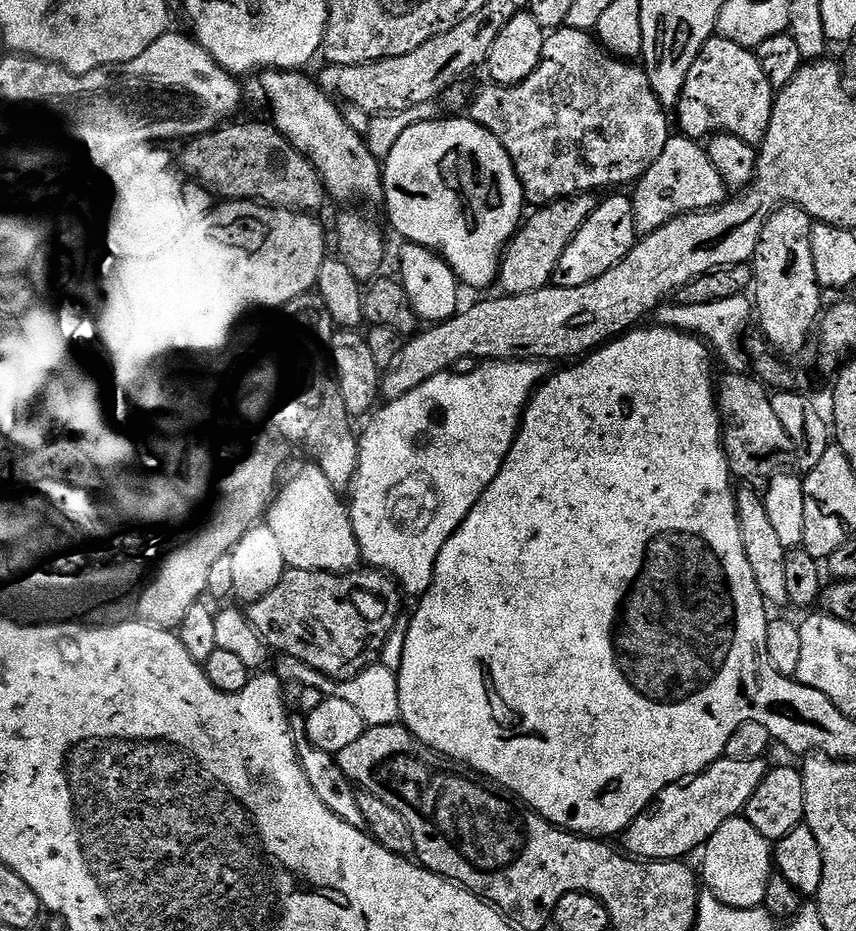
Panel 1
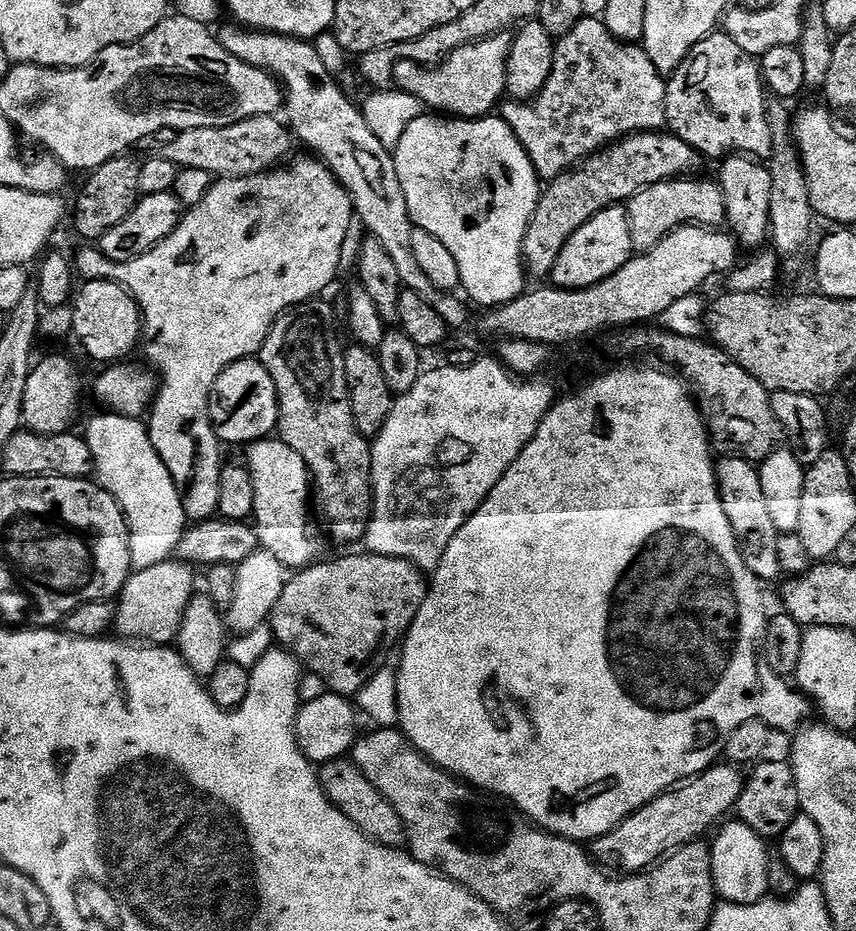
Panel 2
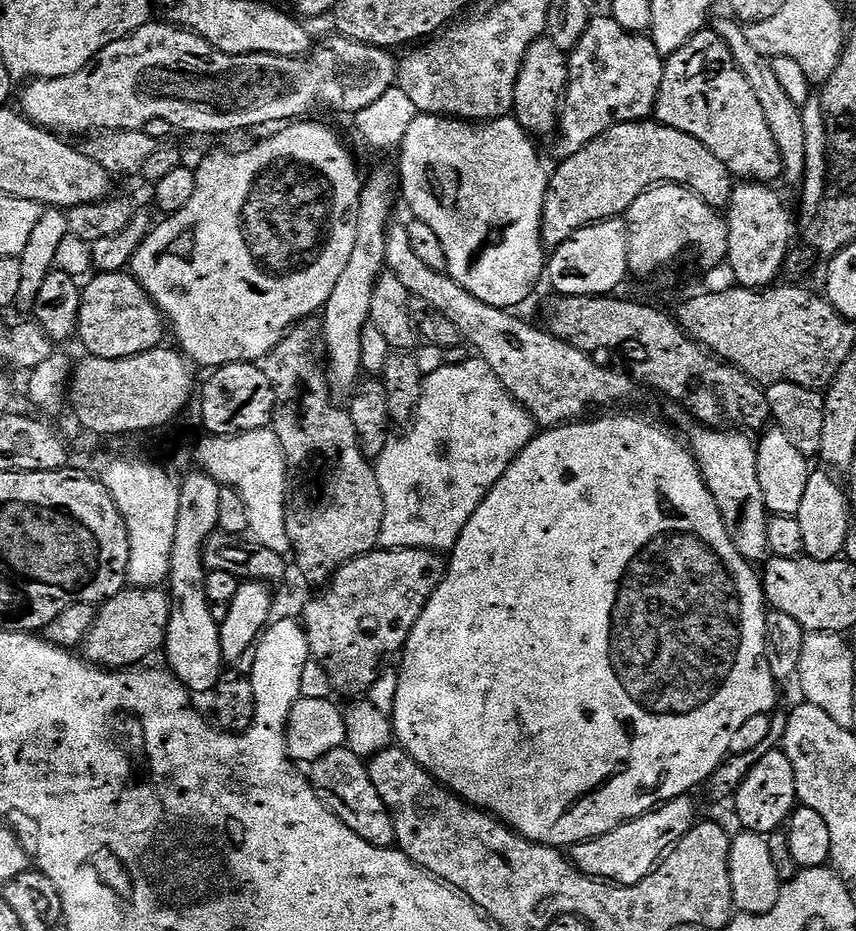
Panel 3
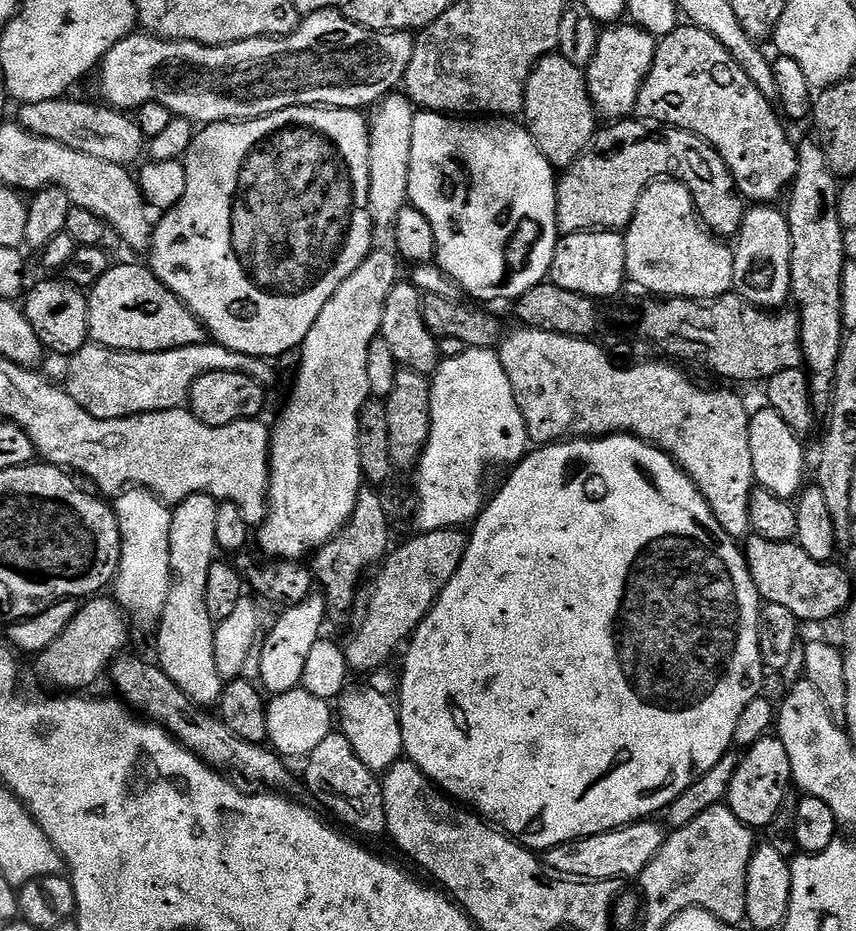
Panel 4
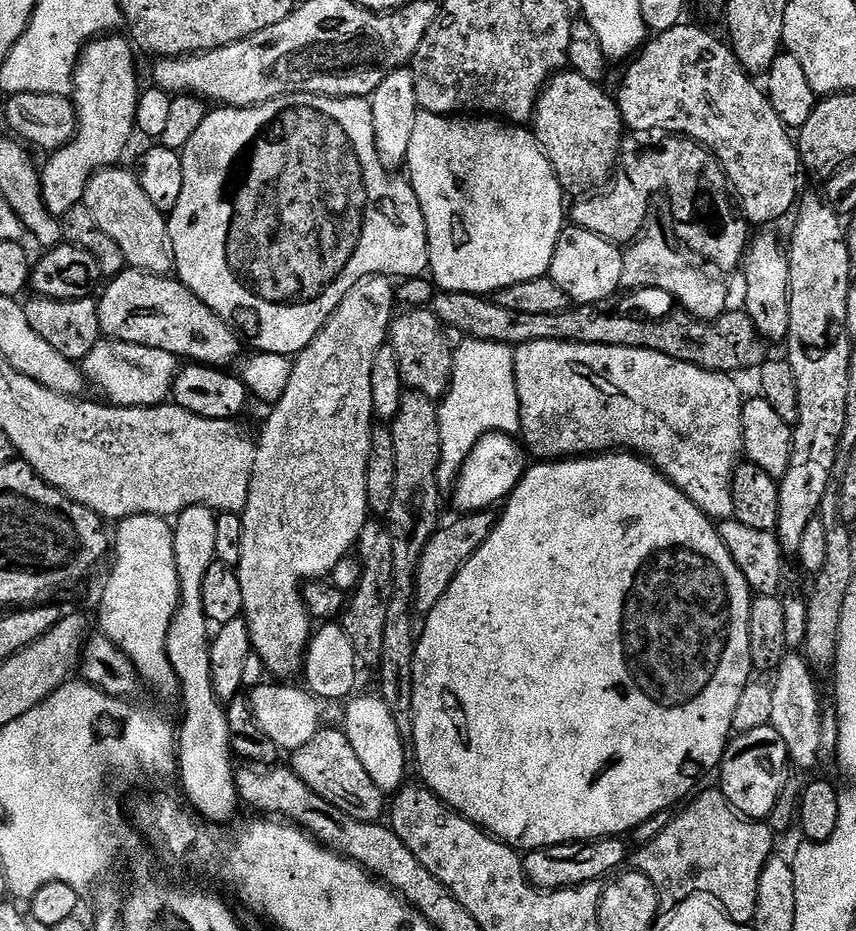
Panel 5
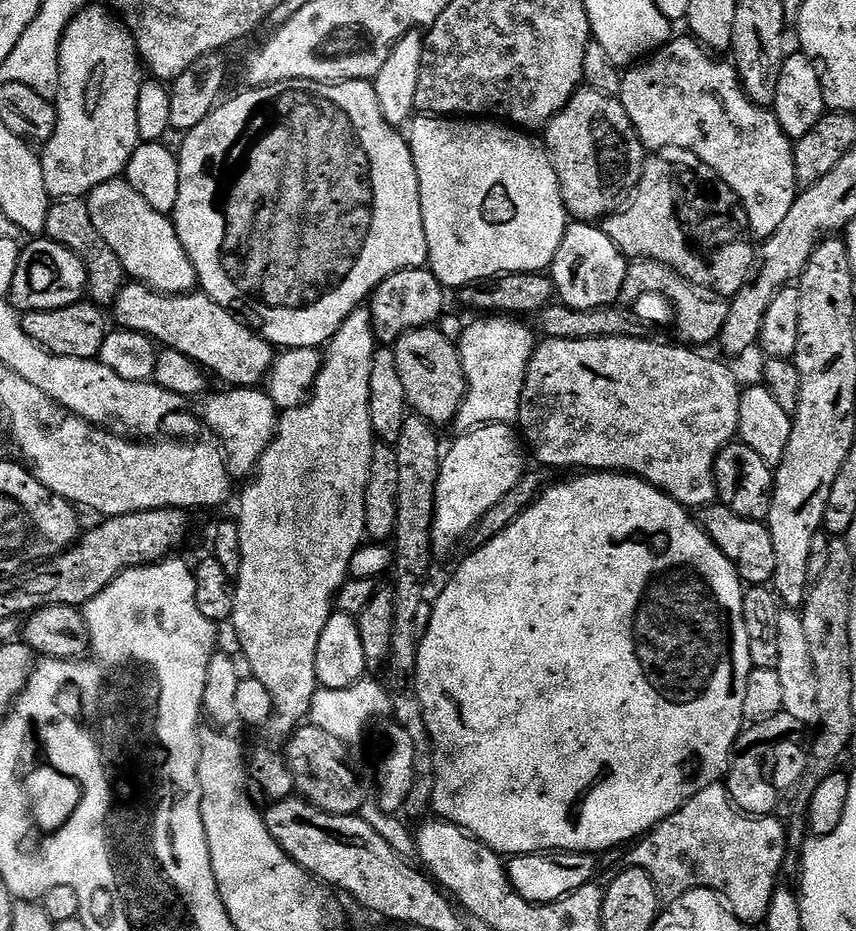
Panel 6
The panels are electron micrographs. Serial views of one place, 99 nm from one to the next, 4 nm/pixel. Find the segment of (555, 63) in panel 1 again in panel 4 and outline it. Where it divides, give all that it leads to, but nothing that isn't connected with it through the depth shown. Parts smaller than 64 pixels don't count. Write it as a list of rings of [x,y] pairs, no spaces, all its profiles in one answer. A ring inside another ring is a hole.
[[[620,22],[601,31],[598,50],[594,50],[594,58],[590,58],[586,69],[586,79],[592,104],[603,119],[605,116],[605,121],[619,122],[635,113],[642,82],[646,82],[656,57],[657,43],[657,37],[631,22]]]

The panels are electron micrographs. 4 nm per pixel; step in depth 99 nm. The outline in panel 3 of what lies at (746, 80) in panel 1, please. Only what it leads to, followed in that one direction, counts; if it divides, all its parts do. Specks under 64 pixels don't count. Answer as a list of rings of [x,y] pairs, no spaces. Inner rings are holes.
[[[715,30],[695,32],[686,46],[665,59],[654,120],[698,138],[741,181],[776,182],[772,180],[783,177],[782,158],[774,146],[774,134],[766,126],[762,106]]]

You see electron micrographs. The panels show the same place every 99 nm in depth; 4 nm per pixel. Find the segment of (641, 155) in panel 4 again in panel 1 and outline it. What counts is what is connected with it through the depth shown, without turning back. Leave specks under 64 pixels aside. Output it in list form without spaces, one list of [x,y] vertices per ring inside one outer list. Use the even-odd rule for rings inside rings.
[[[585,194],[537,207],[533,211],[536,213],[533,216],[531,213],[526,222],[521,223],[516,235],[508,241],[508,247],[504,249],[498,277],[499,291],[509,296],[517,296],[549,287],[566,246],[570,246],[574,234],[582,230],[586,218],[594,214],[597,203],[595,195]]]

